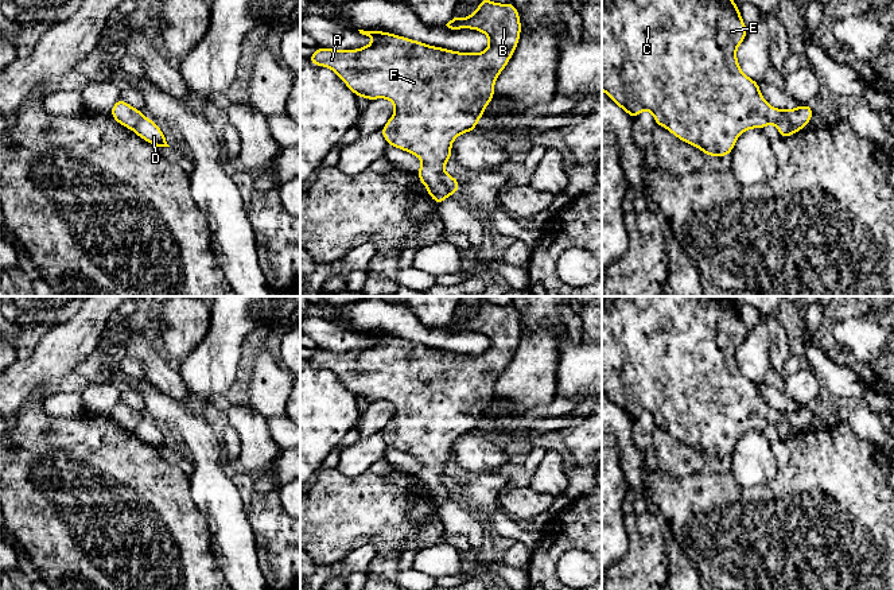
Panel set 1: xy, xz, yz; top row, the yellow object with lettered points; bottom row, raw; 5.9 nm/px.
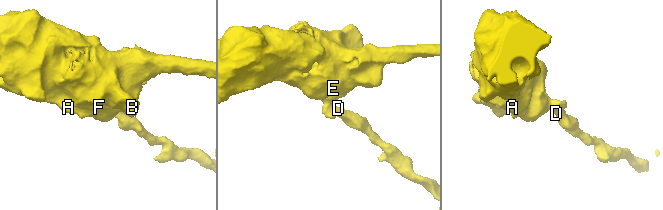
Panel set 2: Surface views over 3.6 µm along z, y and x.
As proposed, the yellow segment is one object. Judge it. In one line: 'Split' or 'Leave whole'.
Split

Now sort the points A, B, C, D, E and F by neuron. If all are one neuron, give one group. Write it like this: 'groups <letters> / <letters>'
groups A B C E F / D

